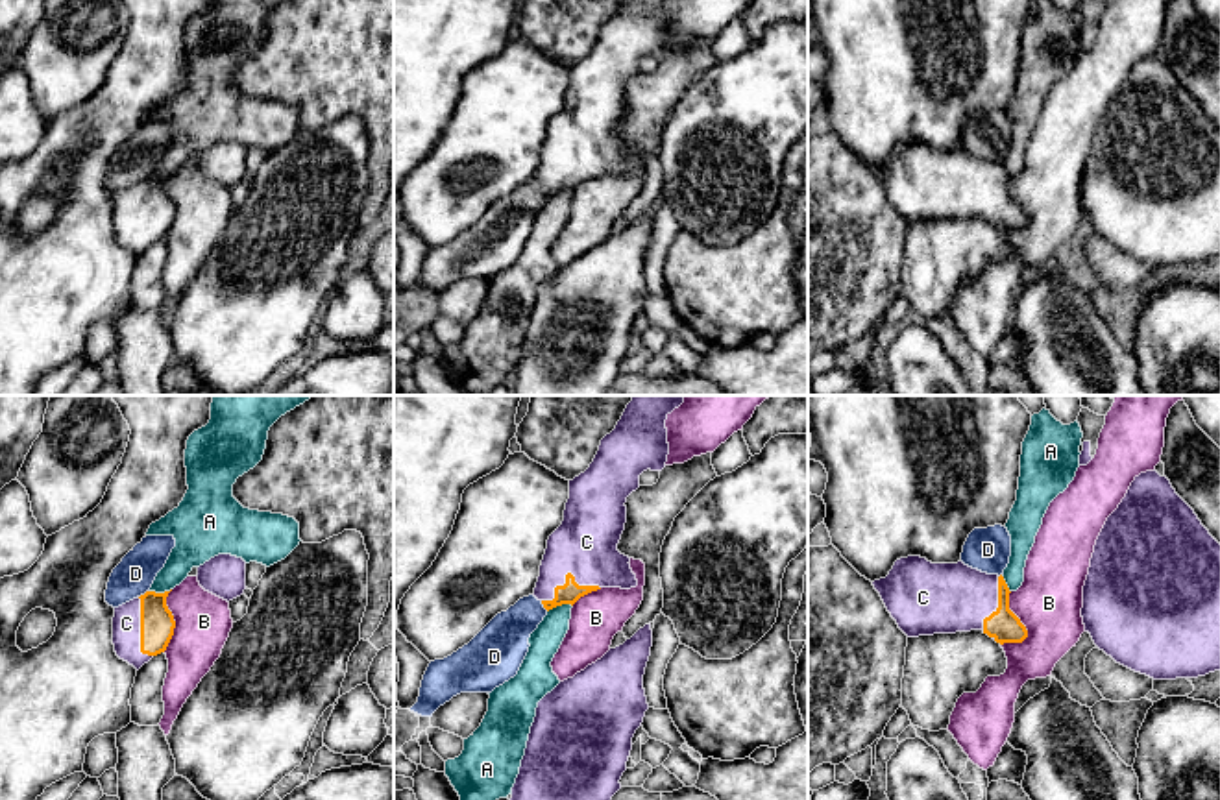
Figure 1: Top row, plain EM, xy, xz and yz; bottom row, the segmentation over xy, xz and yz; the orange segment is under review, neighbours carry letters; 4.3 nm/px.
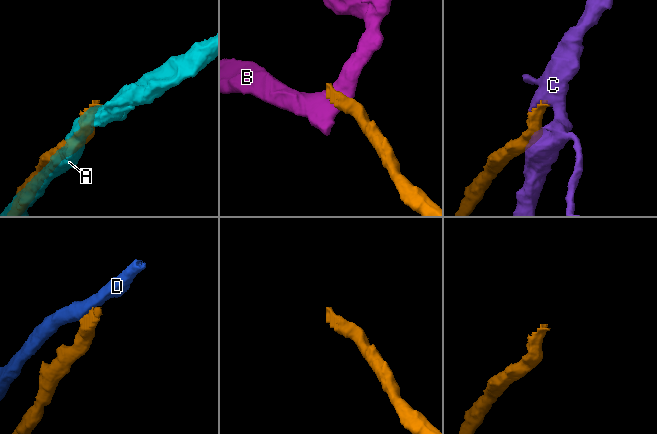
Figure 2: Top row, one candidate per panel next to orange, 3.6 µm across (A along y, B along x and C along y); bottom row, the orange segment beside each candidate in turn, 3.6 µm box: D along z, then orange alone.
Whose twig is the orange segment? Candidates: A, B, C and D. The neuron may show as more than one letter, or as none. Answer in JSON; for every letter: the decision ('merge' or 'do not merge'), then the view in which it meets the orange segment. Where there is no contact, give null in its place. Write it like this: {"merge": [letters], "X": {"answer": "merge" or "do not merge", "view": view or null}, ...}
{"merge": ["C"], "A": {"answer": "do not merge", "view": "xz"}, "B": {"answer": "do not merge", "view": "yz"}, "C": {"answer": "merge", "view": "xz"}, "D": {"answer": "do not merge", "view": "xy"}}

